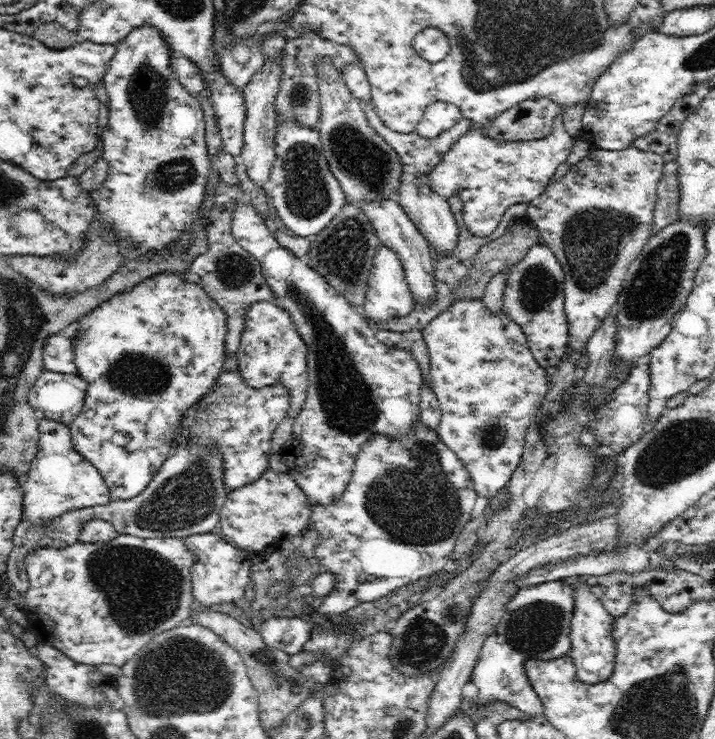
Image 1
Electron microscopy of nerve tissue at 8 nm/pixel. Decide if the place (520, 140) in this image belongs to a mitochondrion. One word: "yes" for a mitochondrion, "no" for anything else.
no

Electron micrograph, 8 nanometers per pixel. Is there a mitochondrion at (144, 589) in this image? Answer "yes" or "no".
yes

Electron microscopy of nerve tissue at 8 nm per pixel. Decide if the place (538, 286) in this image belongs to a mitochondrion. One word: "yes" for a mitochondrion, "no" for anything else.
yes

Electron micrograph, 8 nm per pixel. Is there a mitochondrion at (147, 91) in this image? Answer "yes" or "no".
yes

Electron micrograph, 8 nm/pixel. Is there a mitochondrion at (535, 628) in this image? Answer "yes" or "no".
yes

